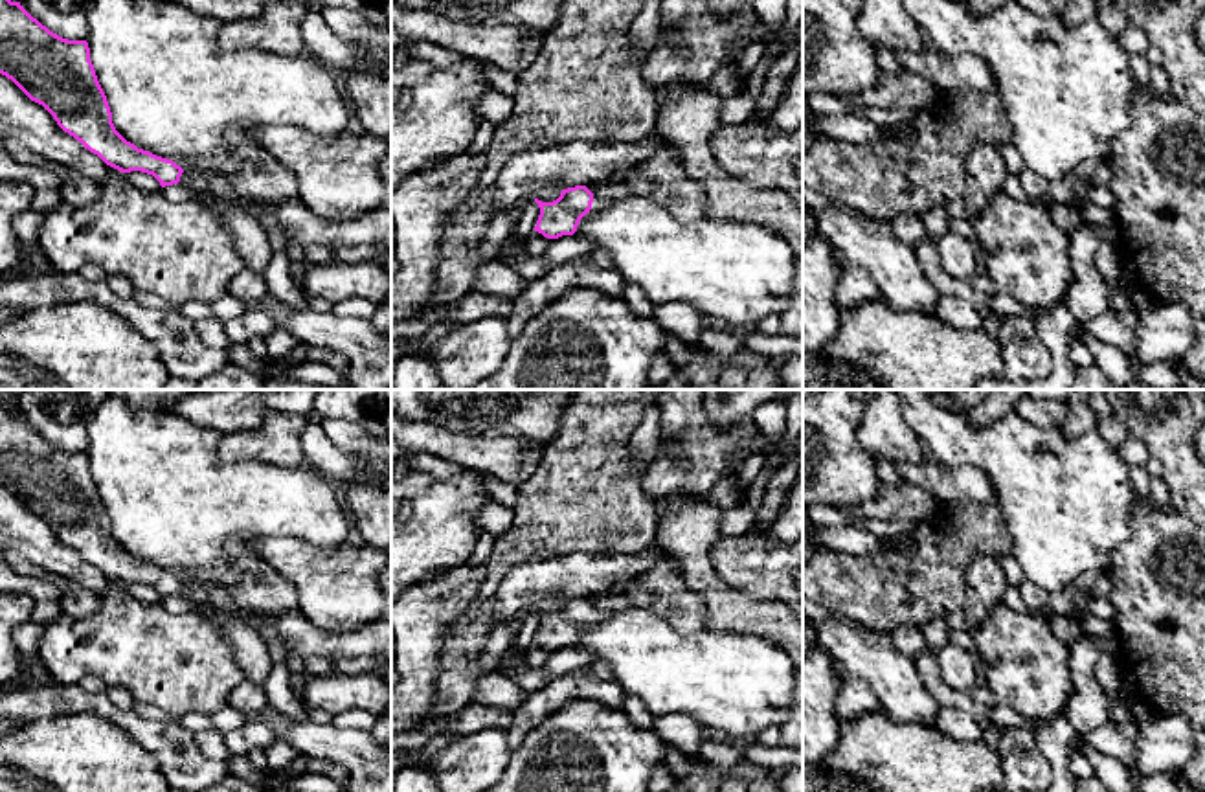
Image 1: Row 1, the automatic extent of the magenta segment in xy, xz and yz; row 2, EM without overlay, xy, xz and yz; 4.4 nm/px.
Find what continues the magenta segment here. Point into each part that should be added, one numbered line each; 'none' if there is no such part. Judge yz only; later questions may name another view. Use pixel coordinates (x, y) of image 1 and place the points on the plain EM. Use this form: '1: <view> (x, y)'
none

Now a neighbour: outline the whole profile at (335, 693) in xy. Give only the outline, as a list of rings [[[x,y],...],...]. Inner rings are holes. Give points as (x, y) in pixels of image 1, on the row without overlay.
[[[375,671],[360,674],[310,676],[305,687],[305,704],[321,707],[331,717],[347,709],[364,709],[384,715],[391,704],[391,687]]]

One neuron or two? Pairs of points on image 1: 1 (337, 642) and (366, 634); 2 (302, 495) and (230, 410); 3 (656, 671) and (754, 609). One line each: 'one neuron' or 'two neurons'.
1: one neuron
2: two neurons
3: two neurons

